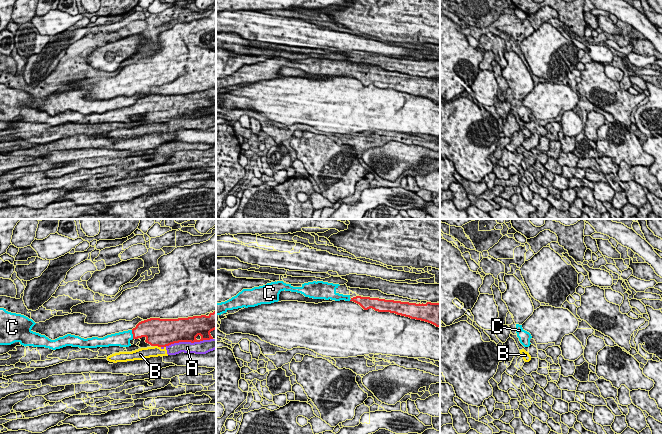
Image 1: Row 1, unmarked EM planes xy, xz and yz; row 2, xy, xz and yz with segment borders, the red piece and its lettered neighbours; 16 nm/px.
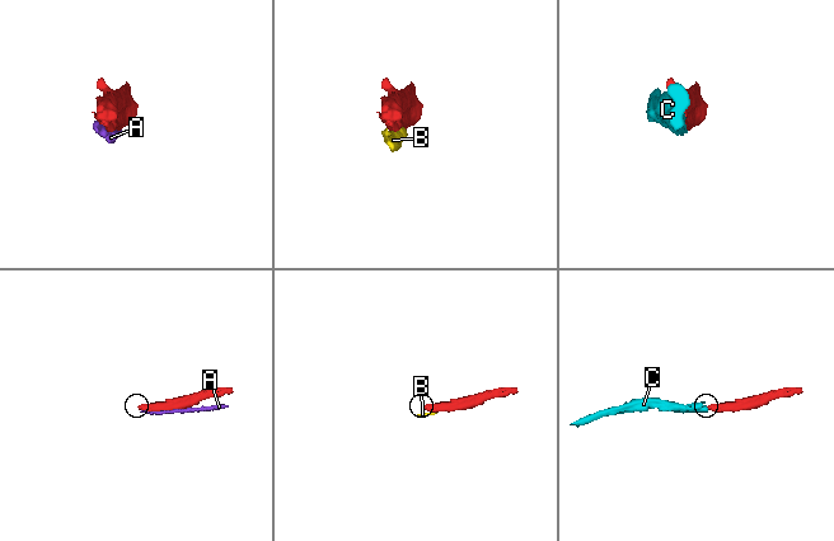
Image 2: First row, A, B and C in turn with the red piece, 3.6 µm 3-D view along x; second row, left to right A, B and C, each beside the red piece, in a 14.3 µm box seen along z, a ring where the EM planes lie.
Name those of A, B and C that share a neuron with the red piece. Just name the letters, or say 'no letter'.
C

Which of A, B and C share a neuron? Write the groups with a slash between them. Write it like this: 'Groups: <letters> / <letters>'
Groups: A B / C

